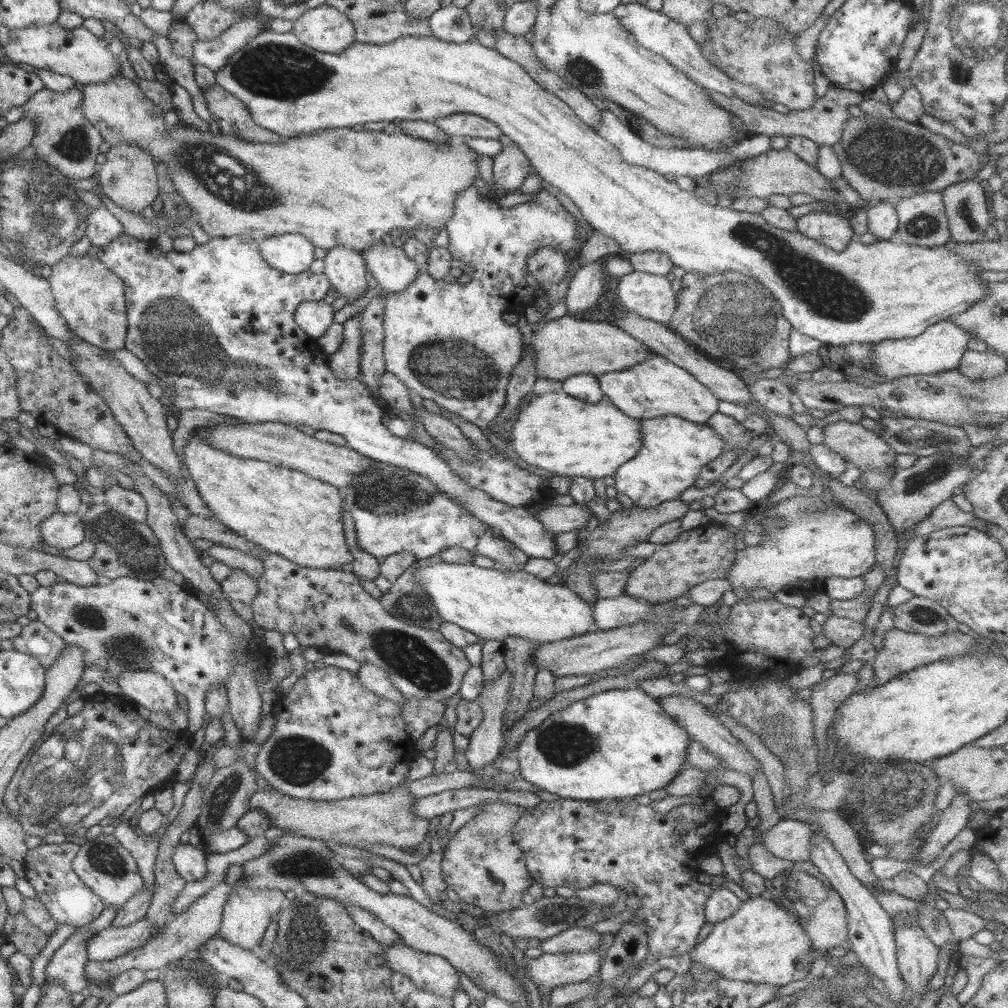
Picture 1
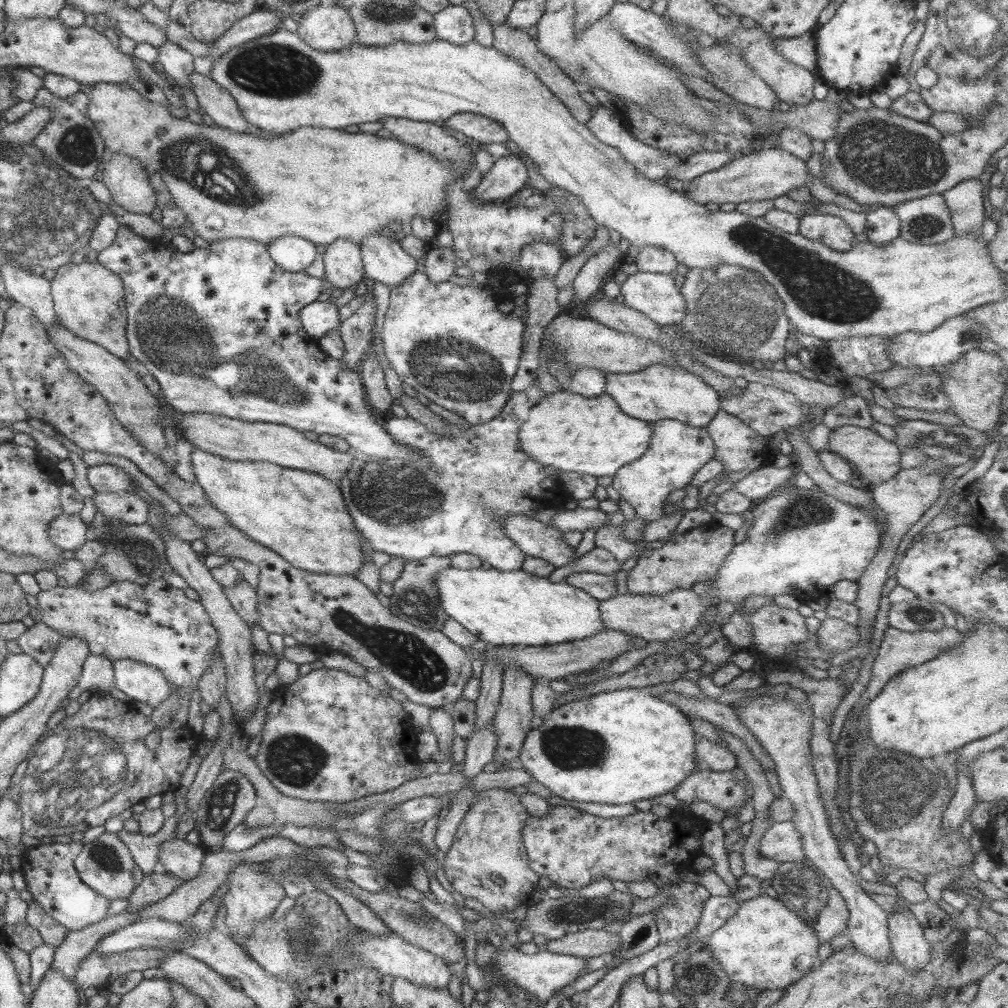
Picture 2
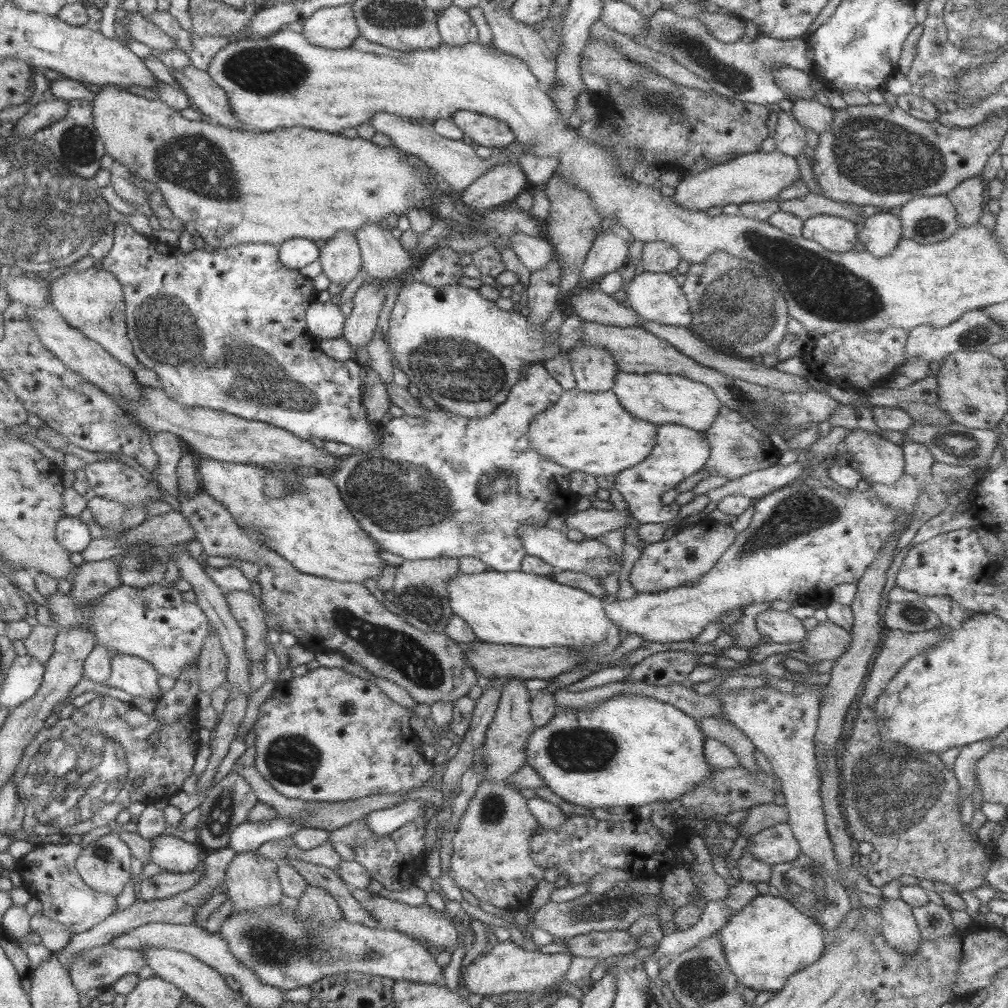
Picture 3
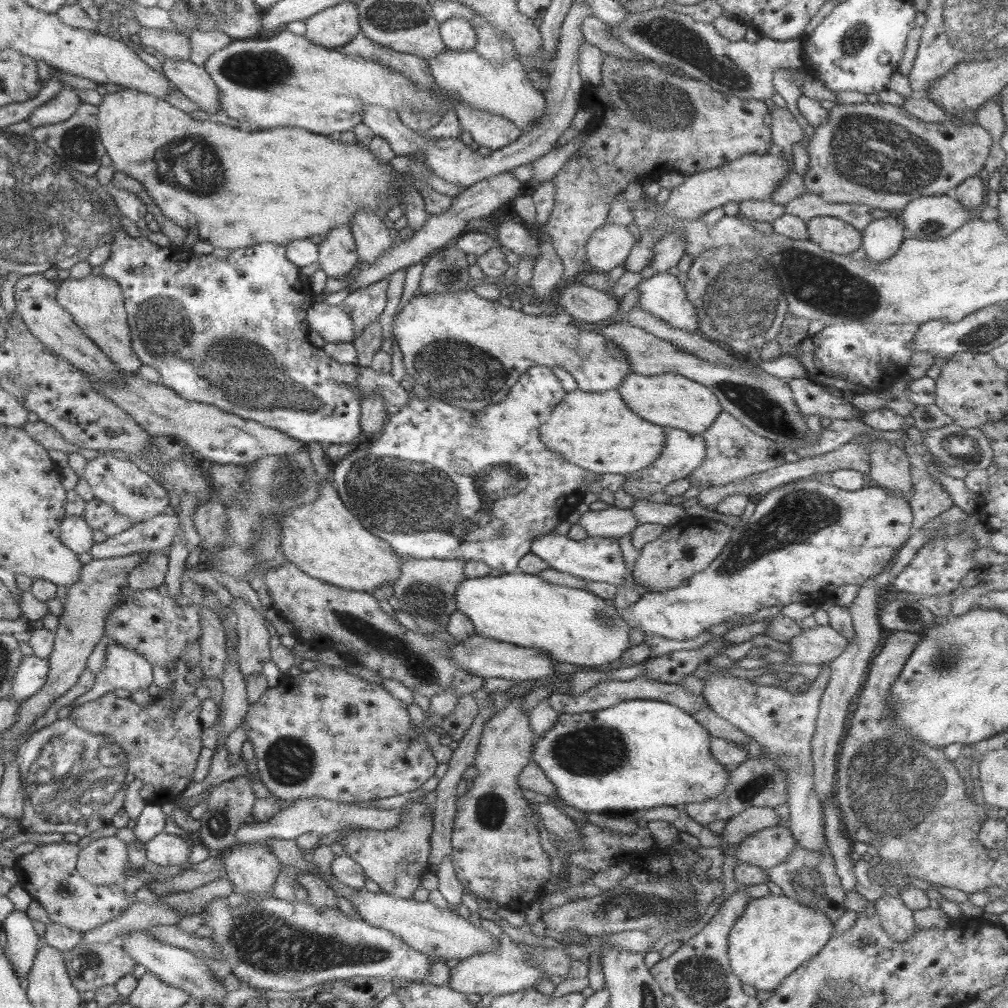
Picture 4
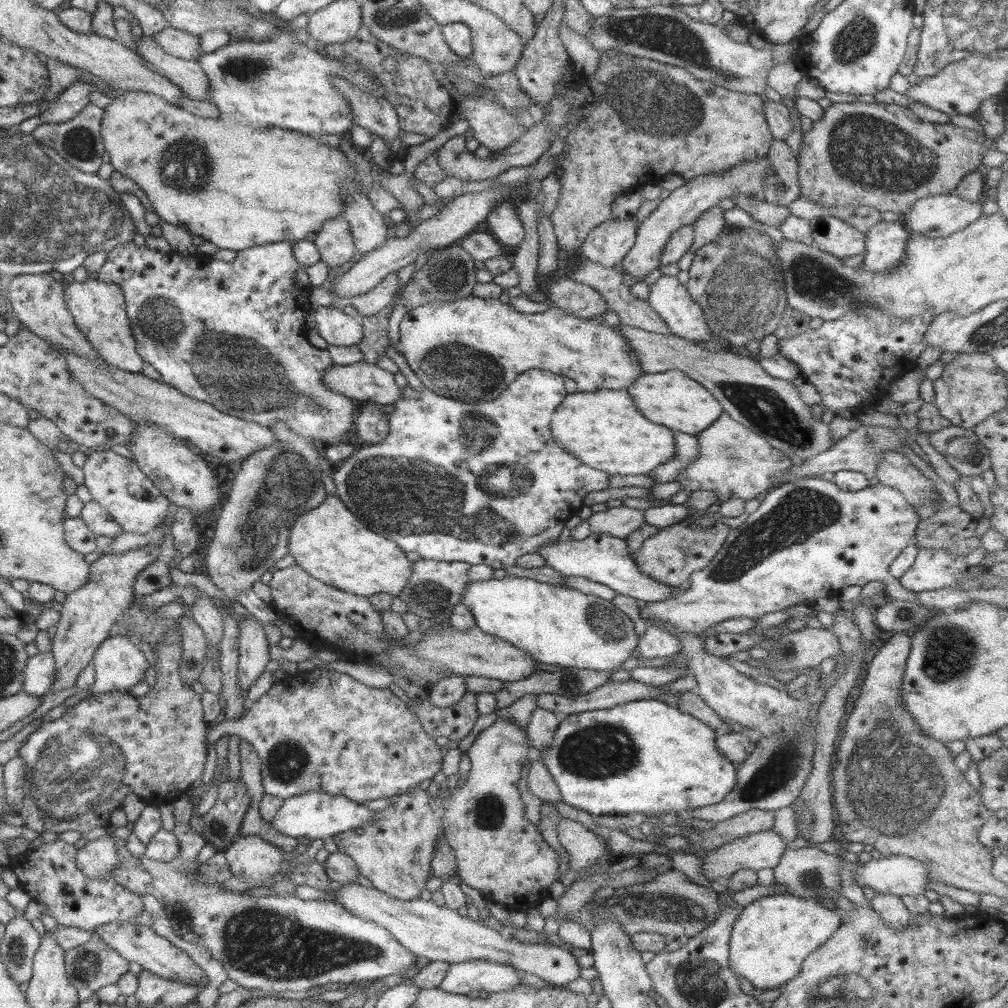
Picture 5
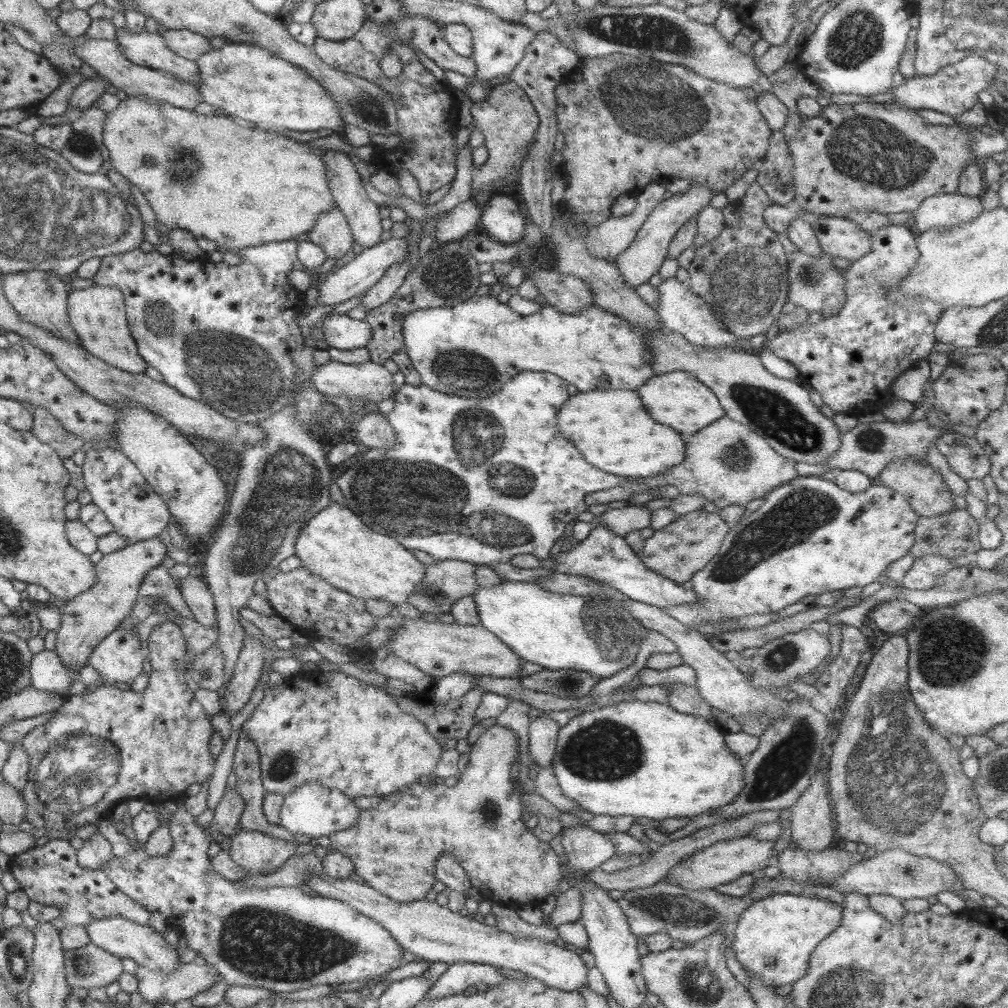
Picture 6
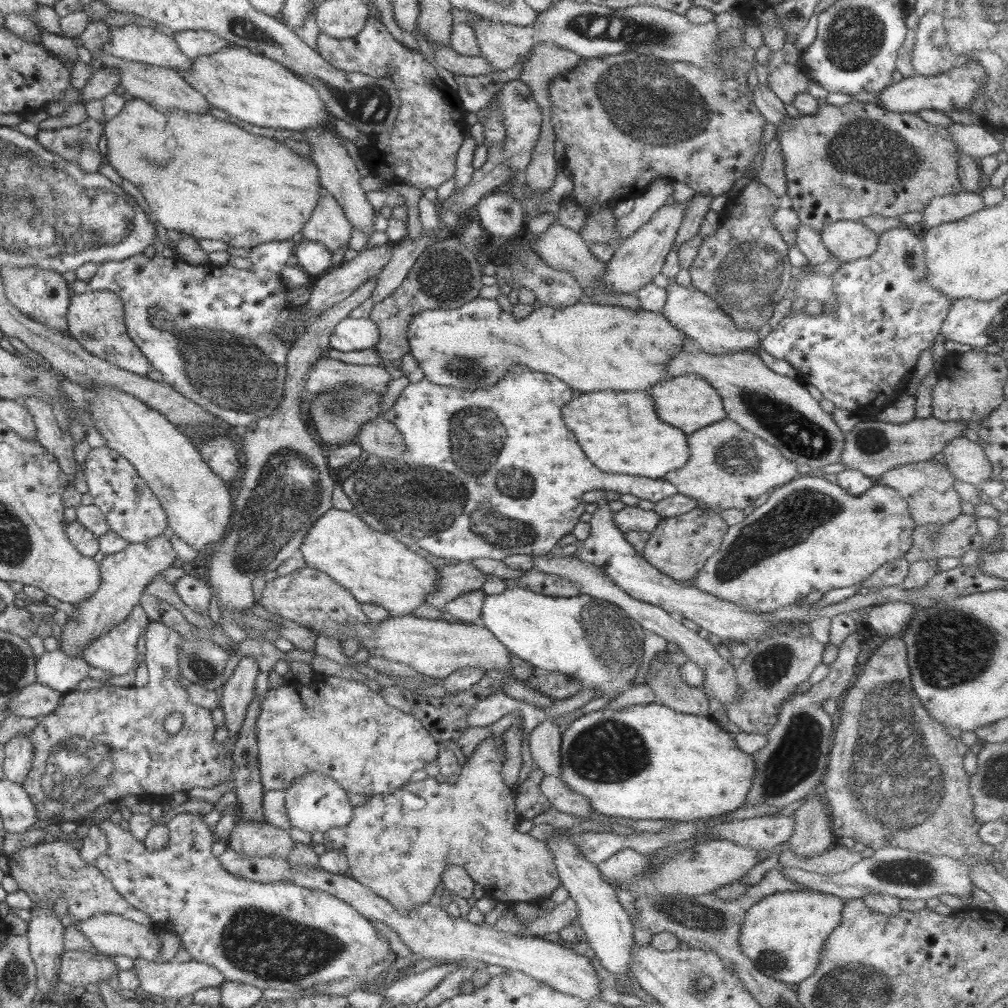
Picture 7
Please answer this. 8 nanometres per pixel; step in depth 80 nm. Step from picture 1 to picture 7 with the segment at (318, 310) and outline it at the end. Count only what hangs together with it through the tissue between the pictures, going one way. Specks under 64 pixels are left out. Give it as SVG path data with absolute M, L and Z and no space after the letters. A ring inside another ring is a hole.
M344 317L329 336L330 347L344 352L372 349L378 341L378 327L367 318Z

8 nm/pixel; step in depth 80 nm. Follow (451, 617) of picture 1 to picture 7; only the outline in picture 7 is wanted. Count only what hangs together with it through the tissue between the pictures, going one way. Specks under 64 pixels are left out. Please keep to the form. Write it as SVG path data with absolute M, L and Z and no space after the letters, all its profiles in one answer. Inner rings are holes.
M513 586L502 594L485 594L481 614L483 625L518 658L530 663L538 671L556 671L577 678L581 688L596 690L598 696L610 696L631 688L633 678L643 662L644 628L626 612L611 602L586 594L564 597L544 596L527 588Z

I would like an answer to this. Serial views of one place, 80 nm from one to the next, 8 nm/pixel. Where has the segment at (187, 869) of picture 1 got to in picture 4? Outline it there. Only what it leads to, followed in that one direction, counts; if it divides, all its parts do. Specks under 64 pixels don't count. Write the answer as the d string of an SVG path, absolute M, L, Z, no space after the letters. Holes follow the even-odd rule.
M162 831L145 843L146 860L160 866L181 867L188 863L191 847L184 838Z

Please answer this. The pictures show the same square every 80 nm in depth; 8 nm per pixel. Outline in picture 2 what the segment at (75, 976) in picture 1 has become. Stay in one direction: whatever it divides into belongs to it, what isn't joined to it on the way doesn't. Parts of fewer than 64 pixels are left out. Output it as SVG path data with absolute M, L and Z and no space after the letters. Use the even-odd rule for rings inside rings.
M121 913L114 917L105 917L100 923L82 930L70 930L65 940L55 948L54 961L50 969L59 970L79 992L82 988L75 983L75 974L80 961L96 949L102 938L136 922L134 916L128 918L126 914Z

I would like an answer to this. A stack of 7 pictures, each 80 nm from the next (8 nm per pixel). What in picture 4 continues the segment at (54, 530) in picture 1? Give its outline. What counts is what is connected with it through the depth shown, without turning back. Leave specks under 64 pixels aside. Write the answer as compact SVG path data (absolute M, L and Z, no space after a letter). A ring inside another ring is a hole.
M68 516L60 524L60 535L58 537L73 553L88 553L95 543L93 530L82 517Z

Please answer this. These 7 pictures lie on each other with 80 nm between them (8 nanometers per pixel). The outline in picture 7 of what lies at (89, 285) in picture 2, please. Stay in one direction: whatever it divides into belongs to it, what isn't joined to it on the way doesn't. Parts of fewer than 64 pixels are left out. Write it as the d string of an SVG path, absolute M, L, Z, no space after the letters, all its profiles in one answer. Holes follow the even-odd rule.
M89 290L82 294L71 294L70 300L67 310L67 330L72 337L92 354L124 370L148 377L152 366L126 331L123 300L115 292Z

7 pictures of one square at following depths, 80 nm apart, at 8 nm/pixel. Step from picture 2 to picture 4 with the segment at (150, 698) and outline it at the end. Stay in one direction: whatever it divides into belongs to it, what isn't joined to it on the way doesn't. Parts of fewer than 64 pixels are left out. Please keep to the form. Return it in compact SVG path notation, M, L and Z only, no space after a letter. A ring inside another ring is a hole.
M110 643L106 649L104 670L95 676L94 686L76 698L76 705L93 701L116 688L130 693L147 689L153 682L153 666L135 650L118 643Z

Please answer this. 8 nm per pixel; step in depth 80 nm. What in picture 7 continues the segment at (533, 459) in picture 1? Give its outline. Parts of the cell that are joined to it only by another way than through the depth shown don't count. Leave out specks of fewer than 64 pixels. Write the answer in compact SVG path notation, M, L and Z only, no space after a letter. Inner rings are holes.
M594 392L582 393L562 408L562 418L568 430L574 432L578 444L582 446L588 460L598 466L602 472L638 475L653 479L662 479L672 470L678 470L688 463L687 435L656 416L654 400L648 392Z

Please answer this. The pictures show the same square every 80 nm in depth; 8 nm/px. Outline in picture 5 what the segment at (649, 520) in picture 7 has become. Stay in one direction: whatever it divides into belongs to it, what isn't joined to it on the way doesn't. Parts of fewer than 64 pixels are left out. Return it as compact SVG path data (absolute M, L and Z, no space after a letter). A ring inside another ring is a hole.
M620 505L607 508L602 512L593 512L586 520L591 533L608 534L614 538L626 539L646 522L644 511Z

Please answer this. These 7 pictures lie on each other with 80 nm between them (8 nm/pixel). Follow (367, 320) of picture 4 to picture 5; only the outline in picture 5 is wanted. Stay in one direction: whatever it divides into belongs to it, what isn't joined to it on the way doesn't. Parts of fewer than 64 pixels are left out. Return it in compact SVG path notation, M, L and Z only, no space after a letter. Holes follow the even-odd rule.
M391 272L382 279L372 290L364 294L358 294L352 298L340 298L334 300L330 305L330 309L344 309L348 304L356 308L359 317L367 317L379 313L391 304L392 298L398 288L397 272Z

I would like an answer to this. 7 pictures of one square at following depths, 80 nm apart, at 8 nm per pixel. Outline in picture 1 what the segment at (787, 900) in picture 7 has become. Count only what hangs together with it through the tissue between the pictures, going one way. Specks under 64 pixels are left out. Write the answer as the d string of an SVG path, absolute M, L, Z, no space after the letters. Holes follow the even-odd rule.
M760 895L748 897L742 901L738 911L714 926L708 937L692 950L691 960L704 965L707 969L718 973L720 978L742 982L773 984L786 986L788 982L802 980L812 970L815 955L812 943L804 926L800 926L792 911L784 911L775 899L766 900Z

